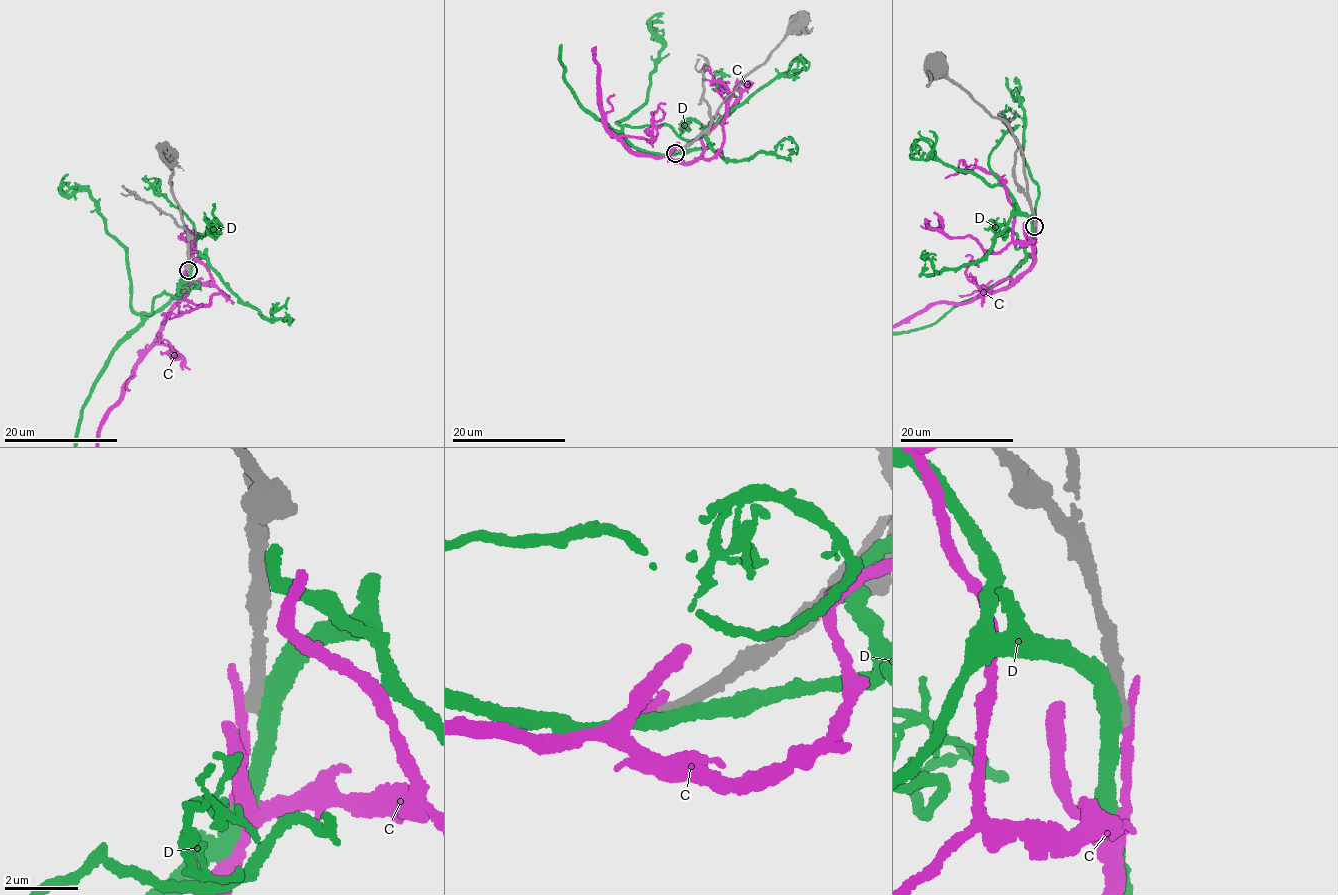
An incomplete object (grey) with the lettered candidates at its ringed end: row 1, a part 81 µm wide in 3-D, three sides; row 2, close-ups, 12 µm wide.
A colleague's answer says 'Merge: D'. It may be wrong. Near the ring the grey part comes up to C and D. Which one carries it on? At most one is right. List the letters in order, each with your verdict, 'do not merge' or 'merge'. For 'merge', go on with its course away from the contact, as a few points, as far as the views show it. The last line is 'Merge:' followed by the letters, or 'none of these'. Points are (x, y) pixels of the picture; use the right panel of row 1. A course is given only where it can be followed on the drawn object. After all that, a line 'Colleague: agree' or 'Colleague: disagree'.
C: do not merge
D: do not merge
Merge: none of these
Colleague: disagree

